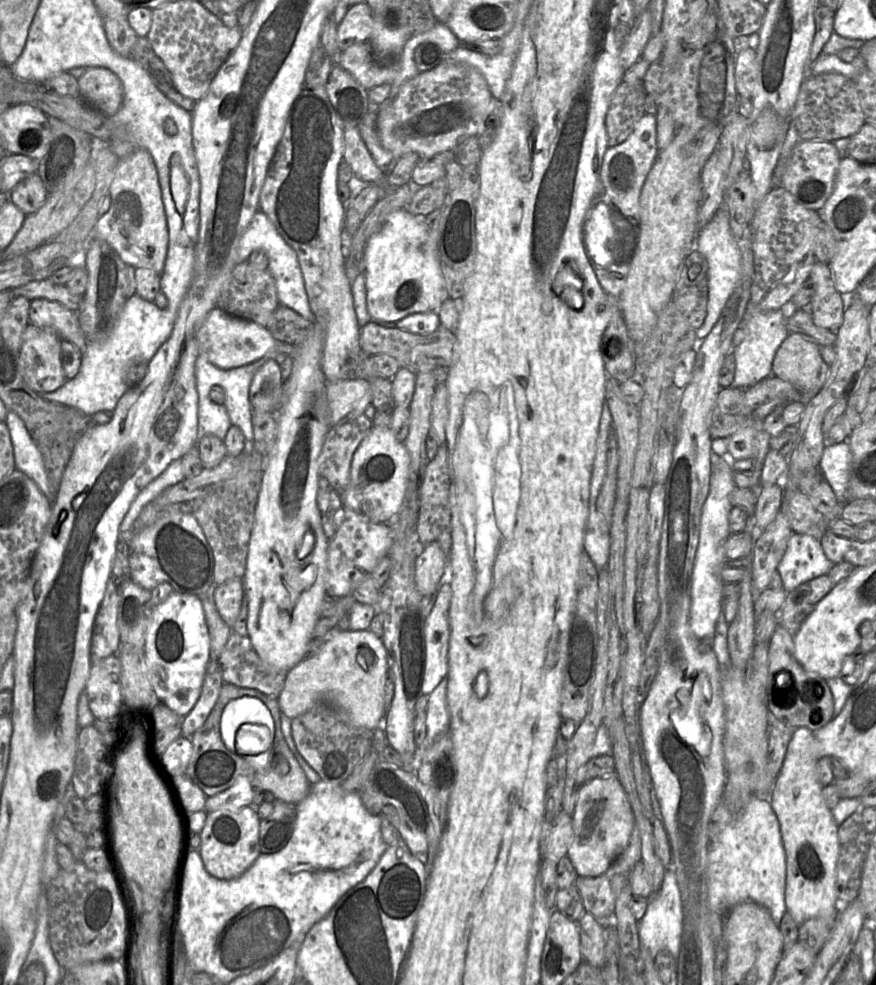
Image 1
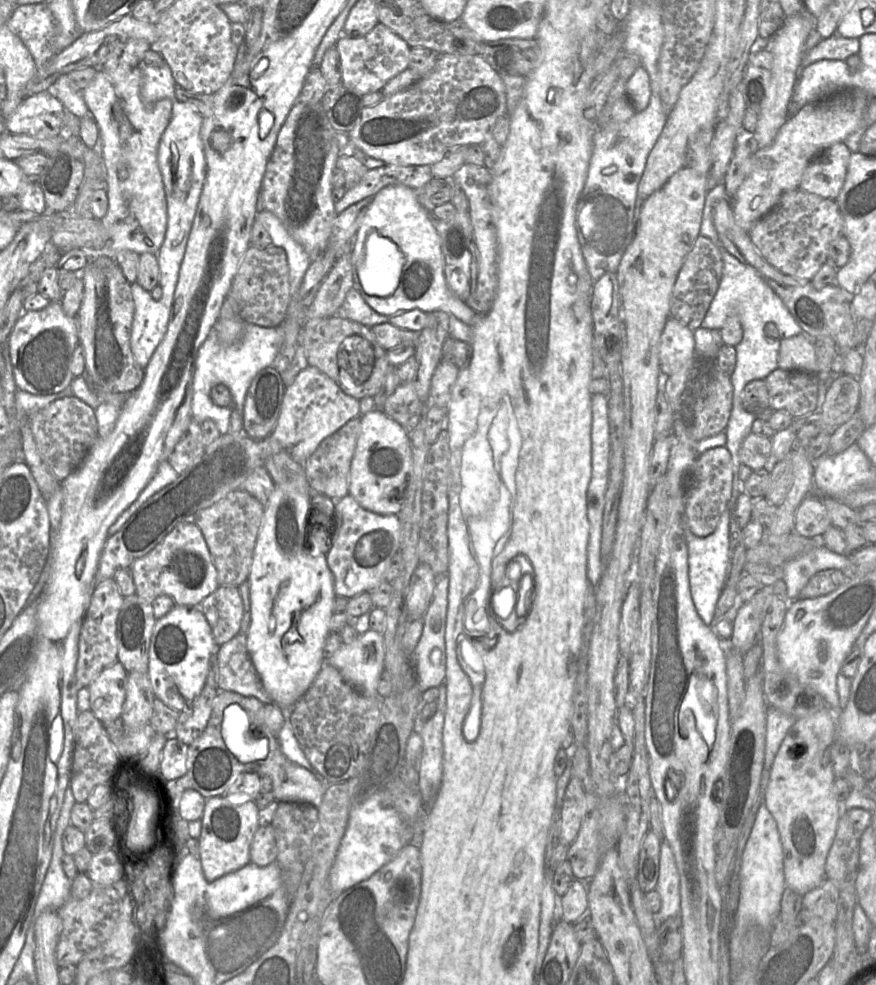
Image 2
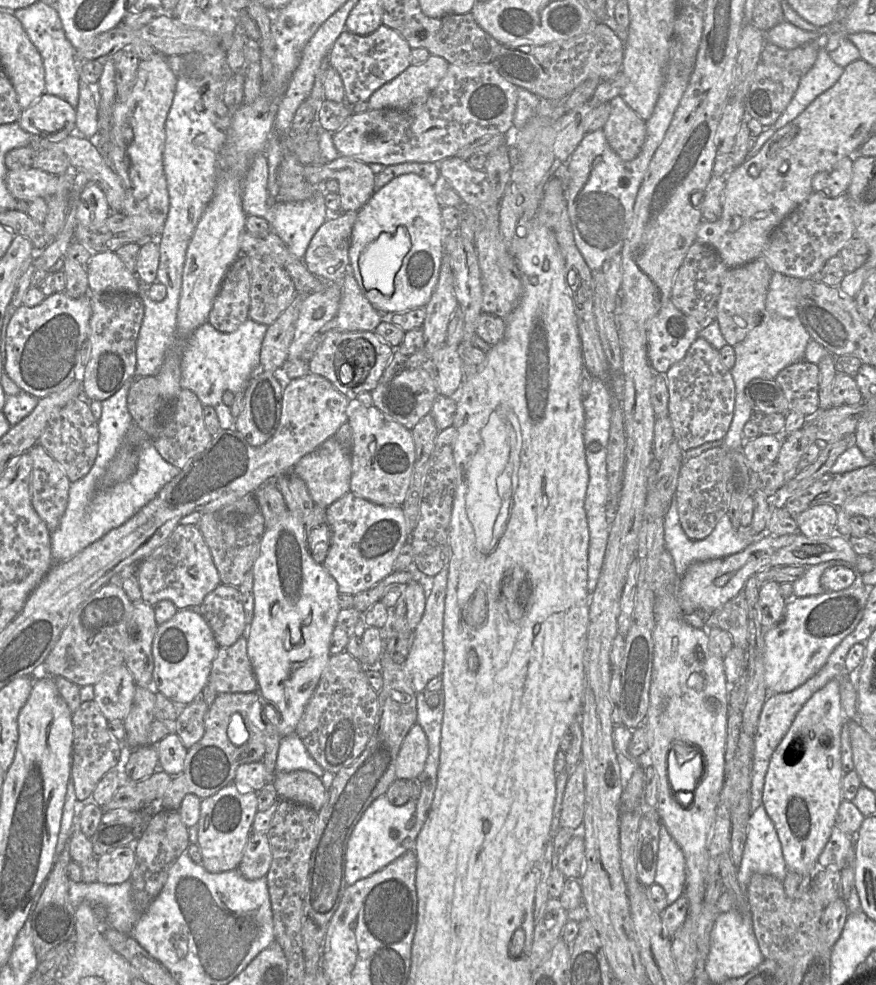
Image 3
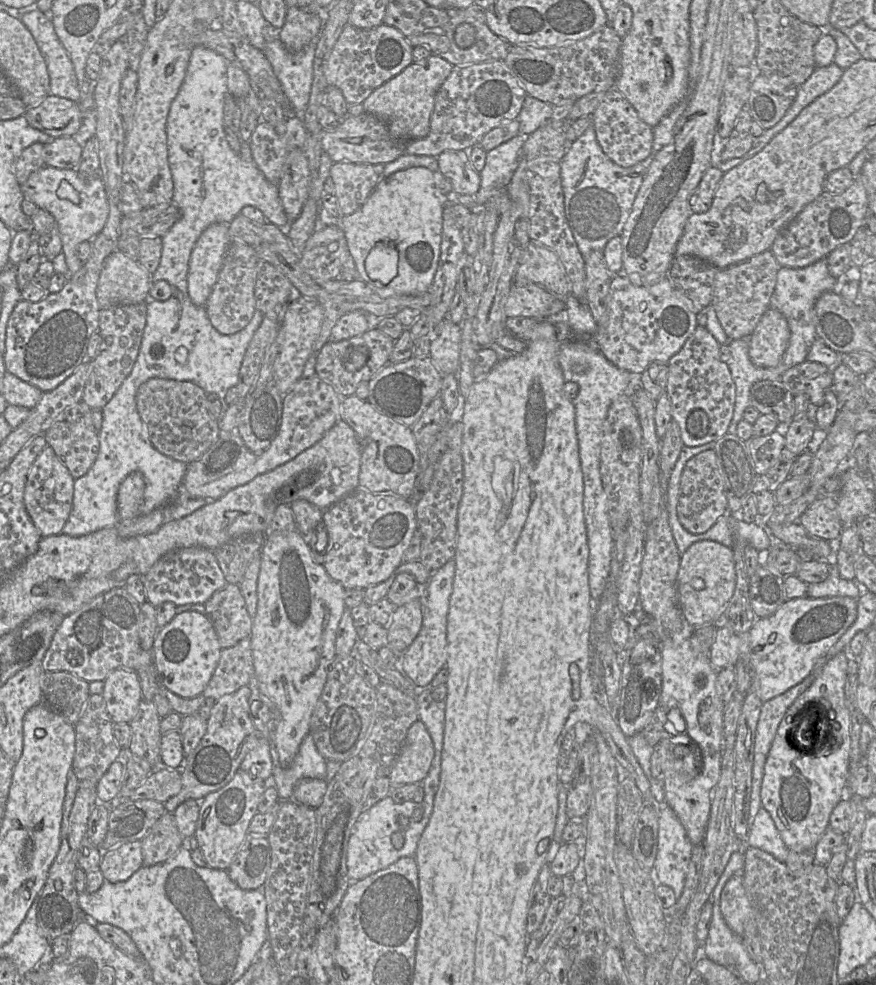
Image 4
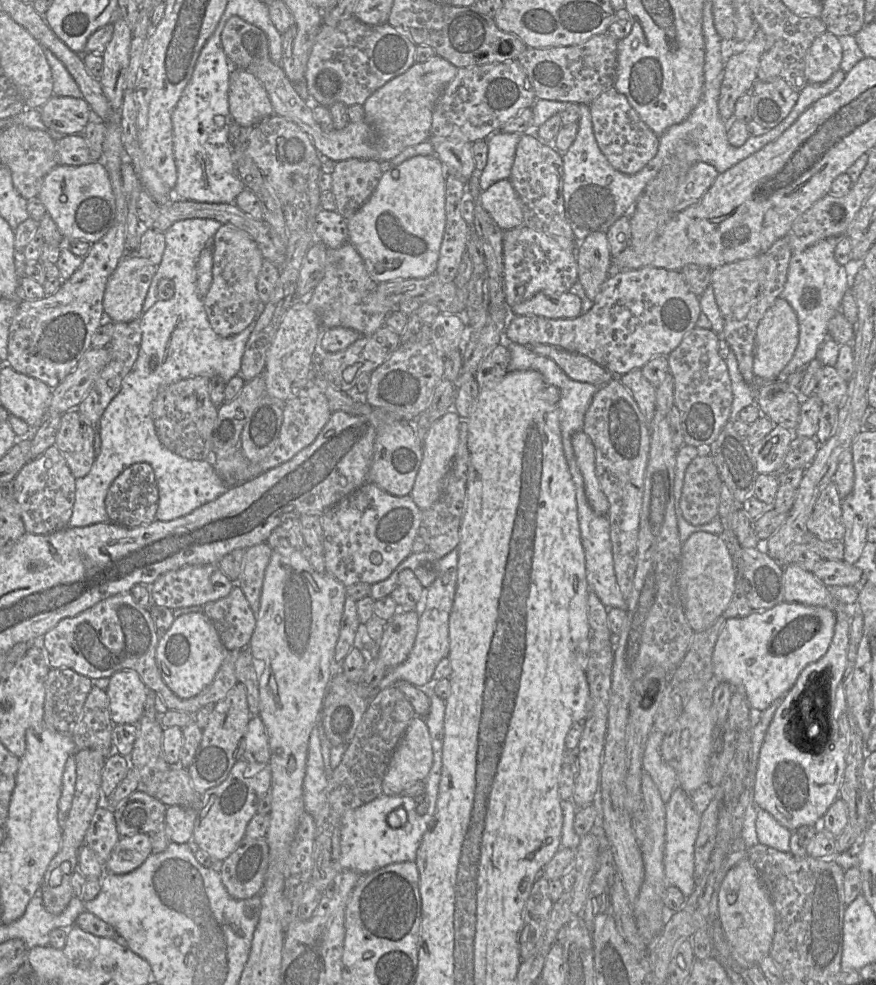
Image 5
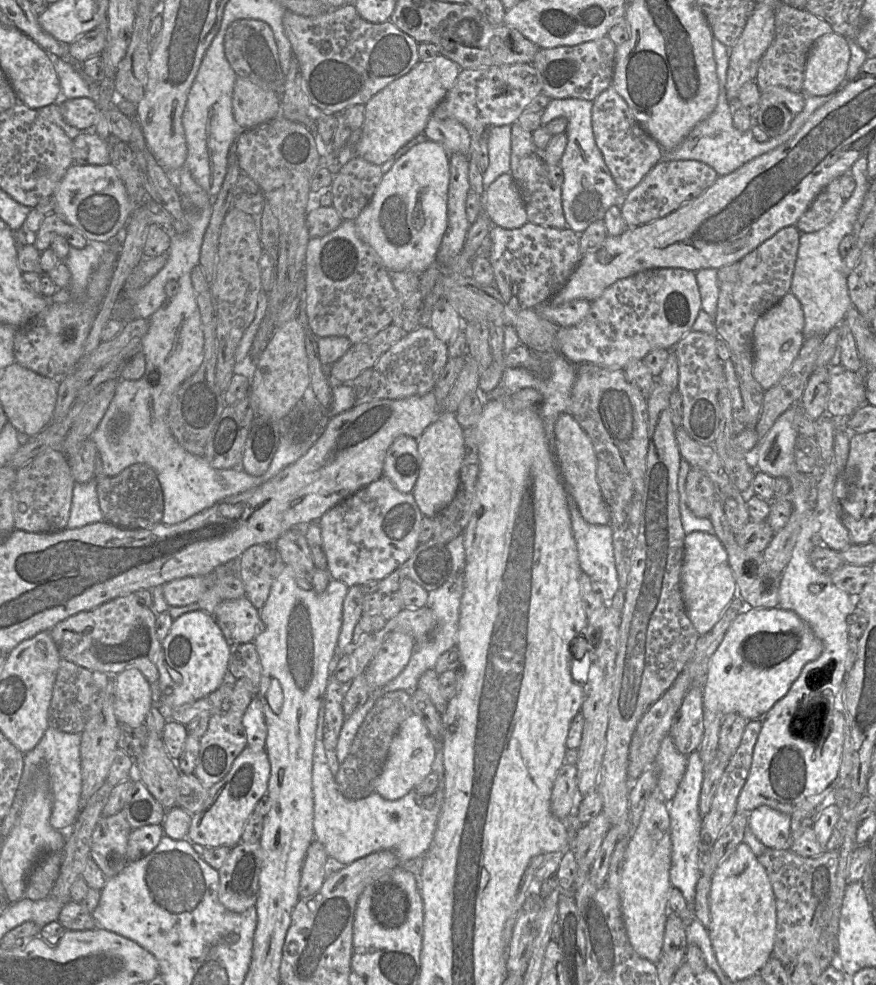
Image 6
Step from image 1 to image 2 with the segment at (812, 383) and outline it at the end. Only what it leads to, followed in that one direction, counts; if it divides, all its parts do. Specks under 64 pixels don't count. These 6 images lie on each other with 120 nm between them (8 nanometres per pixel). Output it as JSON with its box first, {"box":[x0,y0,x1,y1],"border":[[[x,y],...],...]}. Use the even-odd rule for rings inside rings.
{"box":[778,335,817,375],"border":[[[803,335],[782,340],[778,353],[778,368],[817,375],[815,346]]]}

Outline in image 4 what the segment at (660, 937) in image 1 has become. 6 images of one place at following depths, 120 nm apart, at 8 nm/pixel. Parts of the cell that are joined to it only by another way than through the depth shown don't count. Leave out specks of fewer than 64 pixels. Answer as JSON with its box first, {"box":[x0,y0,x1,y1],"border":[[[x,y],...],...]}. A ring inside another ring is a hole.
{"box":[653,804,694,899],"border":[[[666,804],[655,805],[658,805],[659,808],[659,832],[653,874],[657,882],[669,886],[678,899],[684,889],[694,845],[689,840],[685,828],[675,812]]]}

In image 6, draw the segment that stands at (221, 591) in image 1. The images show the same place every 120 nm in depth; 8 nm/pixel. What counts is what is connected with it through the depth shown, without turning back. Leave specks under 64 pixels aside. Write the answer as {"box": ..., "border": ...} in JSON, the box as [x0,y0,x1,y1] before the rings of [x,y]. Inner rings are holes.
{"box":[213,596,260,646],"border":[[[246,596],[222,601],[213,617],[229,646],[252,642],[260,626],[260,611]]]}

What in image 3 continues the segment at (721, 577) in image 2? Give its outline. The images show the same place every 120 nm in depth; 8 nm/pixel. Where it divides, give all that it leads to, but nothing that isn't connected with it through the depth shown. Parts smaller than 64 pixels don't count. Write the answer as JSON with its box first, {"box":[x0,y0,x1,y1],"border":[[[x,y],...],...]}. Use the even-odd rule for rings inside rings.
{"box":[664,495,758,575],"border":[[[676,495],[673,497],[664,517],[664,531],[666,549],[673,558],[675,570],[678,575],[684,575],[687,569],[695,562],[724,558],[739,553],[758,538],[741,536],[733,527],[730,517],[725,515],[717,523],[709,536],[702,540],[690,539],[680,524]]]}

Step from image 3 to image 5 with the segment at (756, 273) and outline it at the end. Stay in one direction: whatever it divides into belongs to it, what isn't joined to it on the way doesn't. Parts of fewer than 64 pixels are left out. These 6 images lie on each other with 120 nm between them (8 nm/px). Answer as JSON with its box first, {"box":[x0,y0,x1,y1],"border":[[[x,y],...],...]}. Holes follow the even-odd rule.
{"box":[711,255,763,318],"border":[[[760,255],[711,270],[711,286],[723,318],[744,318],[762,281],[763,262]]]}

